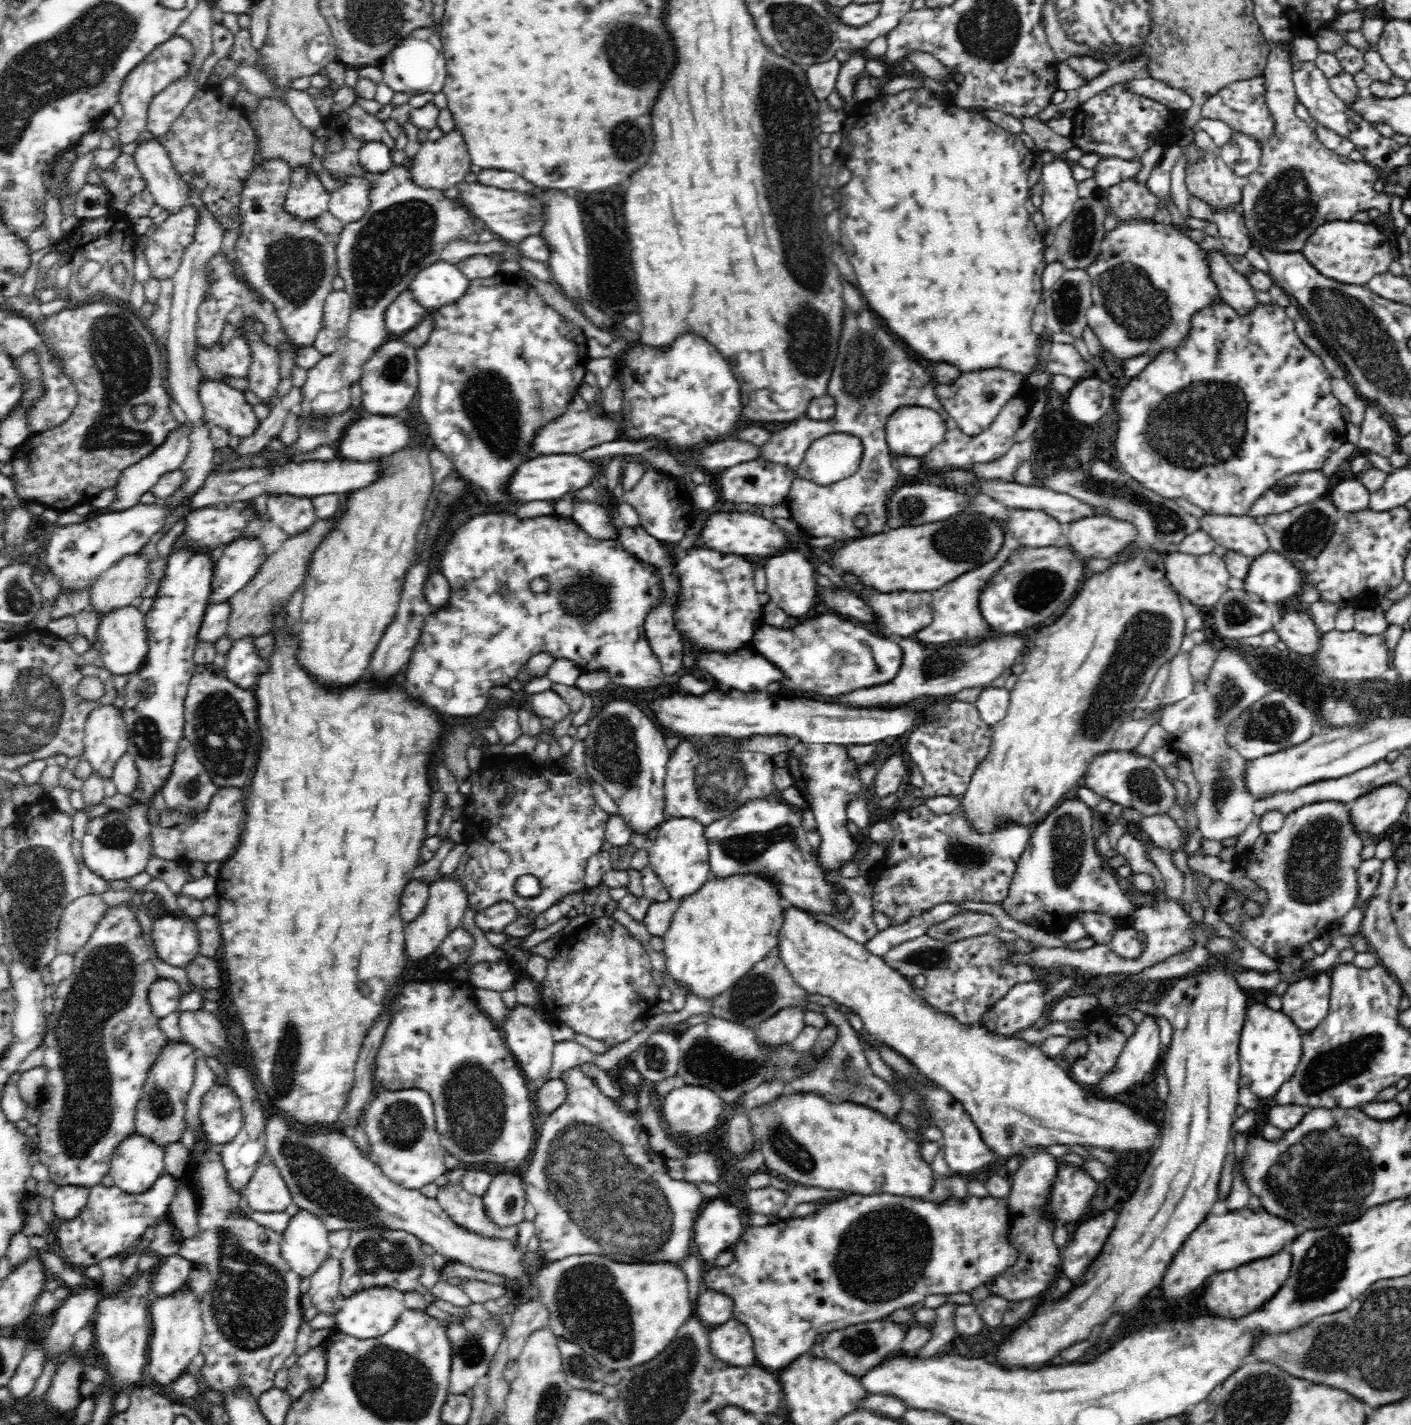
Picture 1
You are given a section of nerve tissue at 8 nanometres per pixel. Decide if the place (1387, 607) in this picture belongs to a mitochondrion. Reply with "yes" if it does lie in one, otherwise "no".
no

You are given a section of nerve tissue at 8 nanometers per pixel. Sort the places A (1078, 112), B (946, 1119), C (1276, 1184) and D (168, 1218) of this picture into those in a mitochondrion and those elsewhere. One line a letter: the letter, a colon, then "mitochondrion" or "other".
A: other
B: mitochondrion
C: mitochondrion
D: other

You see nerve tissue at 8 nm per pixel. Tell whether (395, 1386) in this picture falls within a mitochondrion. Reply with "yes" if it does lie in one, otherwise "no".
yes

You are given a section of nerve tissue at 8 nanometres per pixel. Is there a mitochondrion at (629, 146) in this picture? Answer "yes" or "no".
yes

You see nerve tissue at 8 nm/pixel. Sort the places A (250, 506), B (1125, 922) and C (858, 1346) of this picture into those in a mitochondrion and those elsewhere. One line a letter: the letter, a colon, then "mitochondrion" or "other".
A: other
B: other
C: mitochondrion

